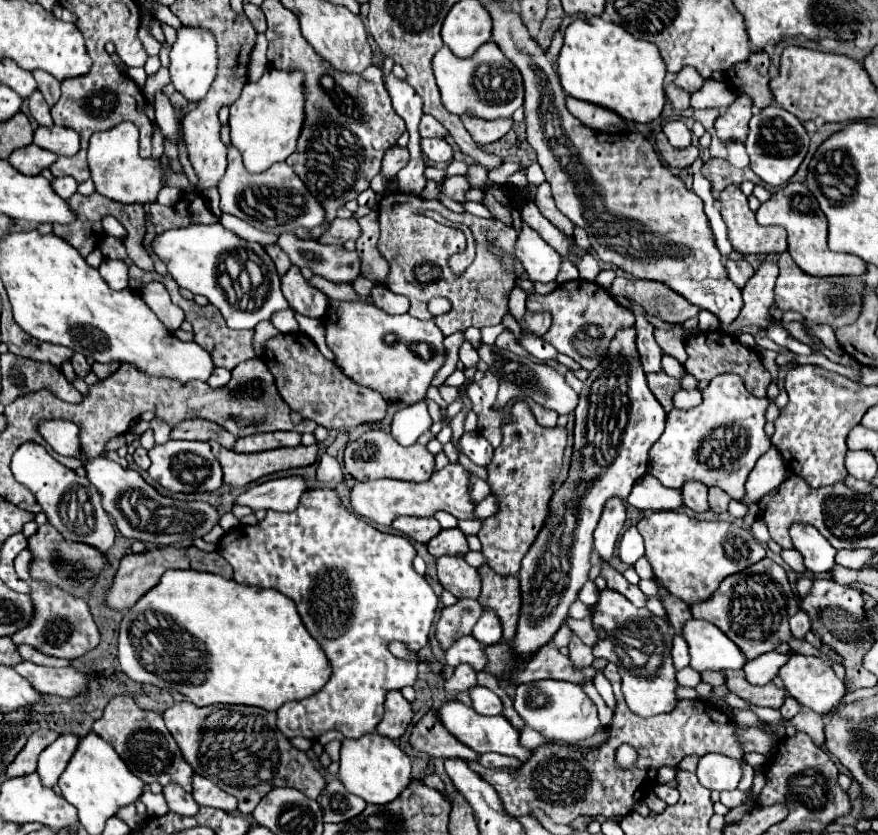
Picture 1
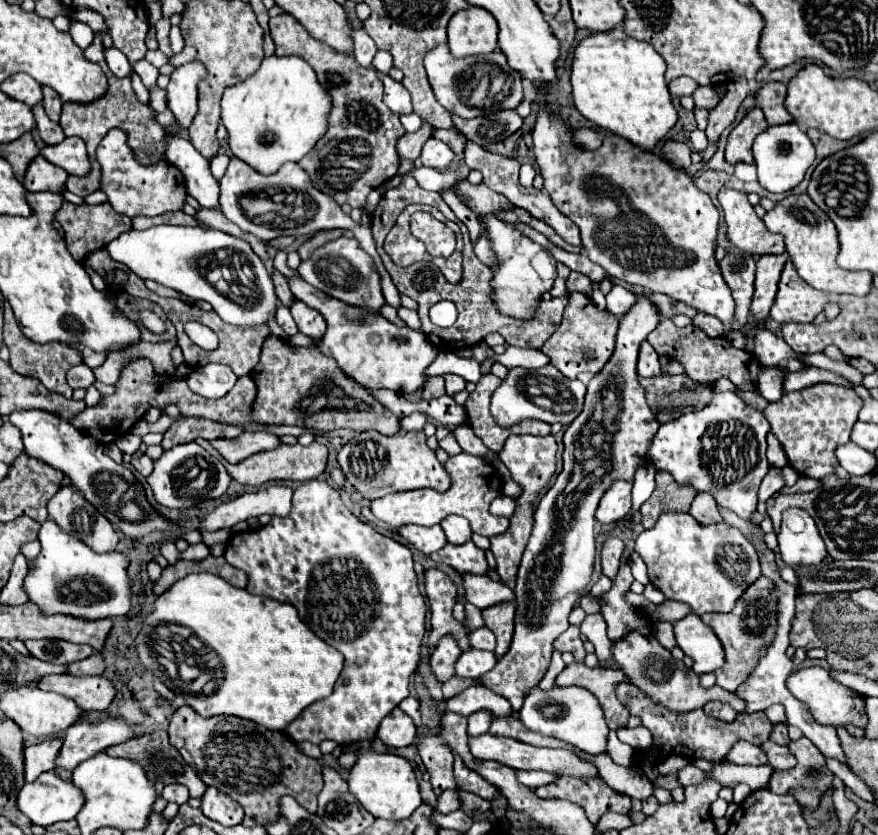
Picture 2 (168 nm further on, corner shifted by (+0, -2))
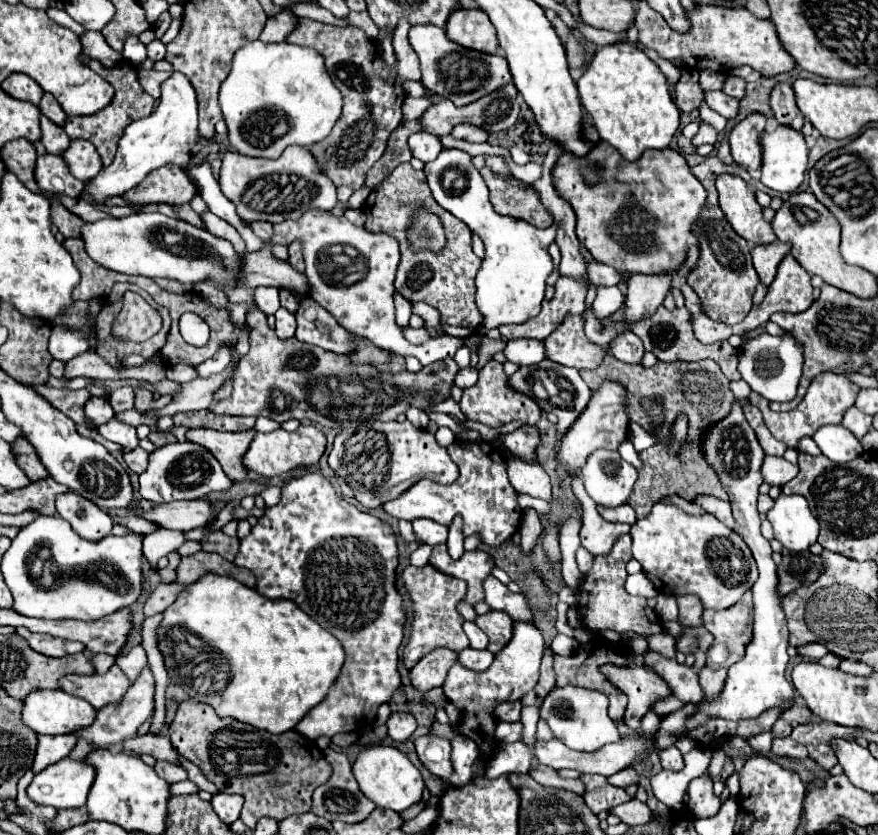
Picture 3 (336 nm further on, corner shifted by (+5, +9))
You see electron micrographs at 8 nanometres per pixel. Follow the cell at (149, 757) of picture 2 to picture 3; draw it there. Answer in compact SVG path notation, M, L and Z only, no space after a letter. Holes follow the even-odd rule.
M179 756L179 762L181 762L181 766L187 770L189 780L191 780L191 782L195 782L195 784L199 786L199 790L207 790L207 792L211 792L211 794L217 794L217 792L219 792L219 790L217 790L217 786L213 786L213 782L209 782L209 780L201 774L201 770L199 770L197 766L193 766L189 760L185 760L185 758L181 758L181 756Z

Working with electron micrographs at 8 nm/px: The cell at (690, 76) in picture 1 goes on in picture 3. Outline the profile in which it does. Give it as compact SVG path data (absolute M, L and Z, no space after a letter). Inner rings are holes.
M717 90L705 92L705 102L707 102L715 112L719 112L721 116L725 116L727 120L735 118L737 112L739 112L739 100L727 96L725 92L717 92Z

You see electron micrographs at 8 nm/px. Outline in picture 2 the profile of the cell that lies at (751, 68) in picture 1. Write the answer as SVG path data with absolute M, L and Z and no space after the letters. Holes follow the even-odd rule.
M762 83L758 87L758 91L754 93L756 105L764 111L768 125L792 121L790 113L786 113L786 109L784 109L784 97L786 97L786 85L784 83Z

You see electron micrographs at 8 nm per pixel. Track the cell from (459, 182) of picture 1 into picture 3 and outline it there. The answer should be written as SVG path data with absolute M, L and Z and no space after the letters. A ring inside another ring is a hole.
M481 168L481 174L489 188L489 198L497 214L525 220L537 228L549 228L553 224L553 216L541 204L539 194L531 184L521 180L505 180L497 176L491 168Z

